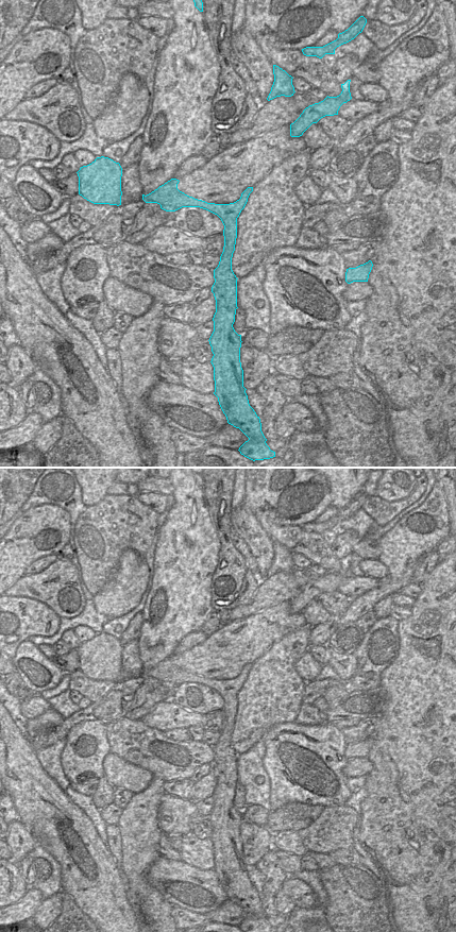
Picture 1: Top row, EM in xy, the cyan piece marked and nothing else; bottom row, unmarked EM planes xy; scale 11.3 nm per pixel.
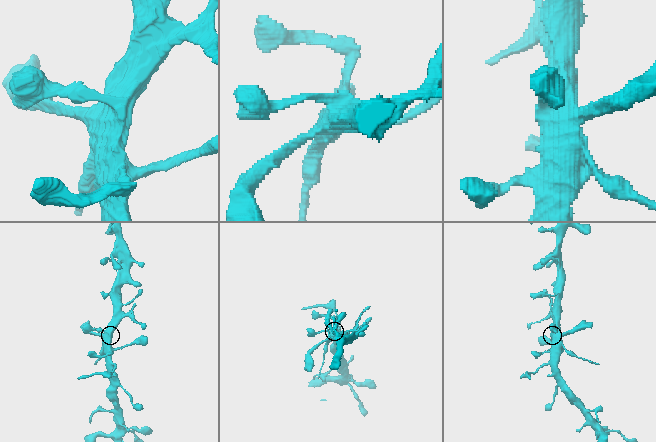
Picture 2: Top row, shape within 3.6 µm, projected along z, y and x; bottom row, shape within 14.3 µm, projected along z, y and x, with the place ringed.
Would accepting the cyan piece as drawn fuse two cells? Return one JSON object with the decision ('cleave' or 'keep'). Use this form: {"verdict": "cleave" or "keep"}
{"verdict": "cleave"}

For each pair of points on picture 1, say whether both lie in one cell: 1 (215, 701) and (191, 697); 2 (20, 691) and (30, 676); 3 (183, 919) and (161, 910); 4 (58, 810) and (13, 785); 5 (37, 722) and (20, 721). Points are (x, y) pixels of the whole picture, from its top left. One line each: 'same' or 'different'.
1: same
2: different
3: different
4: same
5: different

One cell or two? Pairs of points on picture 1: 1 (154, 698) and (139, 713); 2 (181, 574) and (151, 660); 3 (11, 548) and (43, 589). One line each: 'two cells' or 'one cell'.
1: one cell
2: one cell
3: two cells

